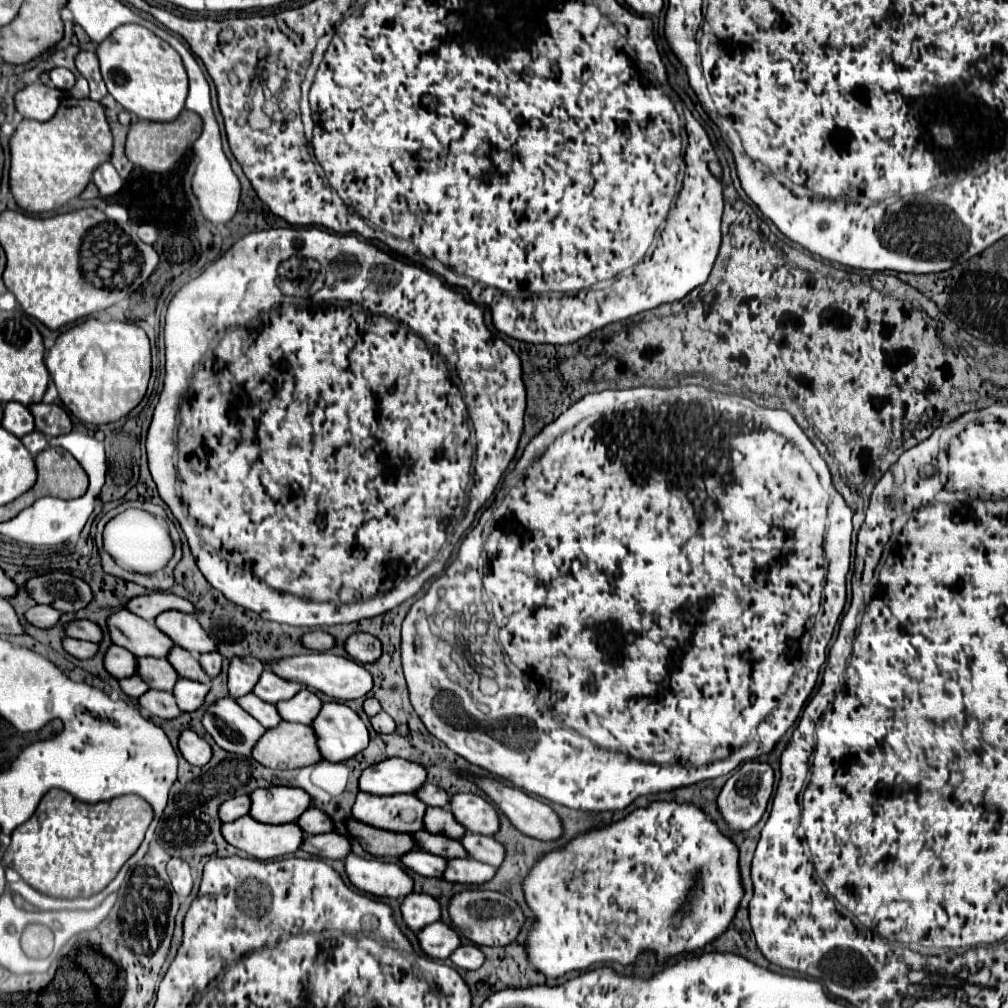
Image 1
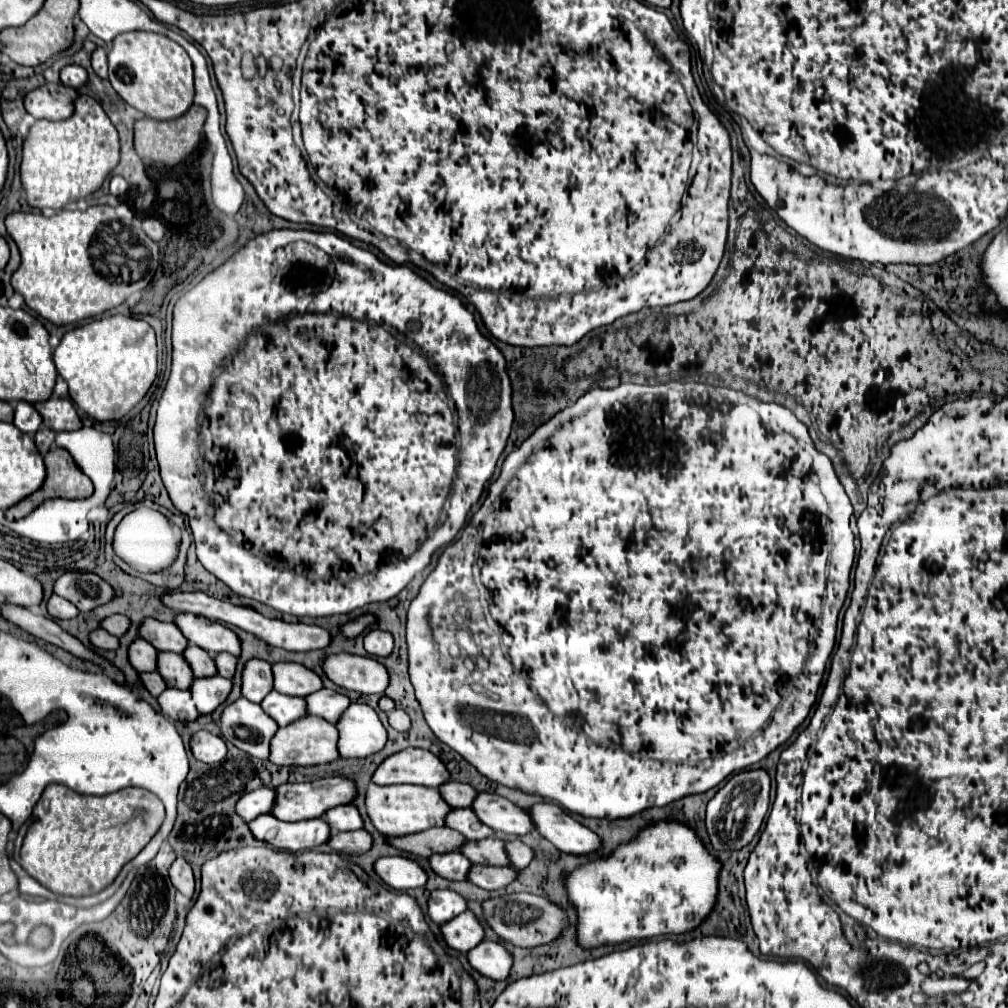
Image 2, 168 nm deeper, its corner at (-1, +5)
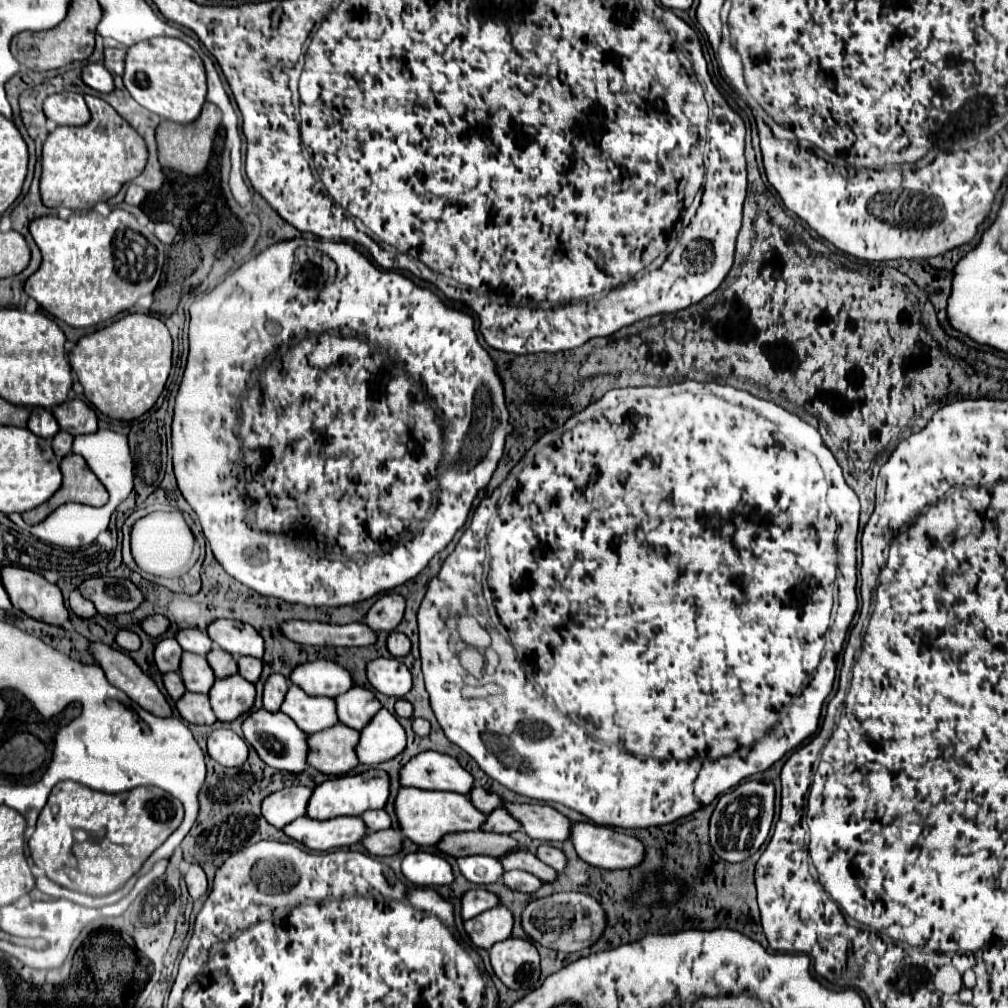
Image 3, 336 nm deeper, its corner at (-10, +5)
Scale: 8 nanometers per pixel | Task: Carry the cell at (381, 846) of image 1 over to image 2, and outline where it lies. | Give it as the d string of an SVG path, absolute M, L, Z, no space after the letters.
M430 828L430 830L414 834L414 836L400 836L398 840L386 838L386 842L390 846L398 848L400 852L428 858L436 852L458 850L466 842L466 838L460 832L450 830L450 828Z

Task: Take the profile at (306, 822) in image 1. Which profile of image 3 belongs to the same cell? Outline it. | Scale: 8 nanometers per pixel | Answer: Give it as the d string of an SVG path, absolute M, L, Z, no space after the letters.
M371 810L371 812L365 812L361 818L365 820L369 832L391 828L391 818L389 818L389 814L385 810Z

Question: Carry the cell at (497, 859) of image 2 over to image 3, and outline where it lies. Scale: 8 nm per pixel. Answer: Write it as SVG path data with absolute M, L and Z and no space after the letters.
M529 850L511 852L505 858L501 858L501 864L503 864L505 870L525 870L525 872L531 872L531 874L535 874L543 882L553 882L555 876L557 876L555 870L551 870L547 864L539 862L539 858L533 852L529 852Z

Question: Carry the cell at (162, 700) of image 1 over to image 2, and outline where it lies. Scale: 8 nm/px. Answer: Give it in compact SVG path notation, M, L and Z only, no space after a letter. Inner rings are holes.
M166 688L162 692L162 696L158 696L158 704L162 708L162 714L170 716L172 720L196 720L198 718L194 700L192 700L190 692L186 692L186 690ZM180 714L182 714L182 718L180 718Z

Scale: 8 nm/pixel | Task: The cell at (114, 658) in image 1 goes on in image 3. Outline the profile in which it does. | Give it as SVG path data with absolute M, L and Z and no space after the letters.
M163 638L155 648L155 664L165 674L171 670L179 670L183 648L177 644L175 638Z

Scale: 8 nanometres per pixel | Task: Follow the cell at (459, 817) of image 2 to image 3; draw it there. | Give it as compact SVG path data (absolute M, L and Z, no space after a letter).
M497 808L495 812L491 812L487 816L487 822L483 824L481 830L487 830L487 832L497 832L497 834L513 834L521 828L519 820L511 818L509 812L505 808Z

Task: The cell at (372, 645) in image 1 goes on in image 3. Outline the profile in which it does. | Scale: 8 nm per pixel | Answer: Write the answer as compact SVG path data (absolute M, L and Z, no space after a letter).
M391 632L389 640L387 640L387 648L389 648L391 656L403 658L403 656L407 656L407 652L411 650L411 642L409 642L409 638L407 638L405 634L401 634L401 632Z

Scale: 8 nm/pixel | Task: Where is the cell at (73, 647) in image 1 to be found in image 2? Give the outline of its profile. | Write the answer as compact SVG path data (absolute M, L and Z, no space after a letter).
M96 628L94 632L90 632L90 644L94 648L100 648L100 650L116 650L118 648L118 638L108 634L102 628Z

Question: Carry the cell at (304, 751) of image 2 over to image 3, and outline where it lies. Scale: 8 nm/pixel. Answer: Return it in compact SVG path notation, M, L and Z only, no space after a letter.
M339 724L309 736L309 766L323 774L345 776L353 770L359 760L355 756L355 744L359 742L359 732Z

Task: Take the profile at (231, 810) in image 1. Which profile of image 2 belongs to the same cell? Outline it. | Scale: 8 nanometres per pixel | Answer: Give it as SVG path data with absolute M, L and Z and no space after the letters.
M258 788L258 790L252 790L246 796L242 796L242 800L238 800L236 812L246 822L250 822L260 814L268 814L272 802L274 802L274 790L272 788Z

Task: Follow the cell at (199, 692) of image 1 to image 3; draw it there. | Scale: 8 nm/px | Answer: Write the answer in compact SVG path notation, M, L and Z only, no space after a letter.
M239 674L223 680L215 680L209 692L213 712L221 722L233 722L235 718L247 714L255 704L255 684L247 682Z

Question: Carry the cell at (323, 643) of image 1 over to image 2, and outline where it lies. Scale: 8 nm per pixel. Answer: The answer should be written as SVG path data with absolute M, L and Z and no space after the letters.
M362 616L362 618L358 618L358 620L352 620L352 622L344 624L344 626L340 626L340 632L344 634L344 638L354 638L354 636L358 636L368 624L372 624L372 622L374 622L372 616Z

